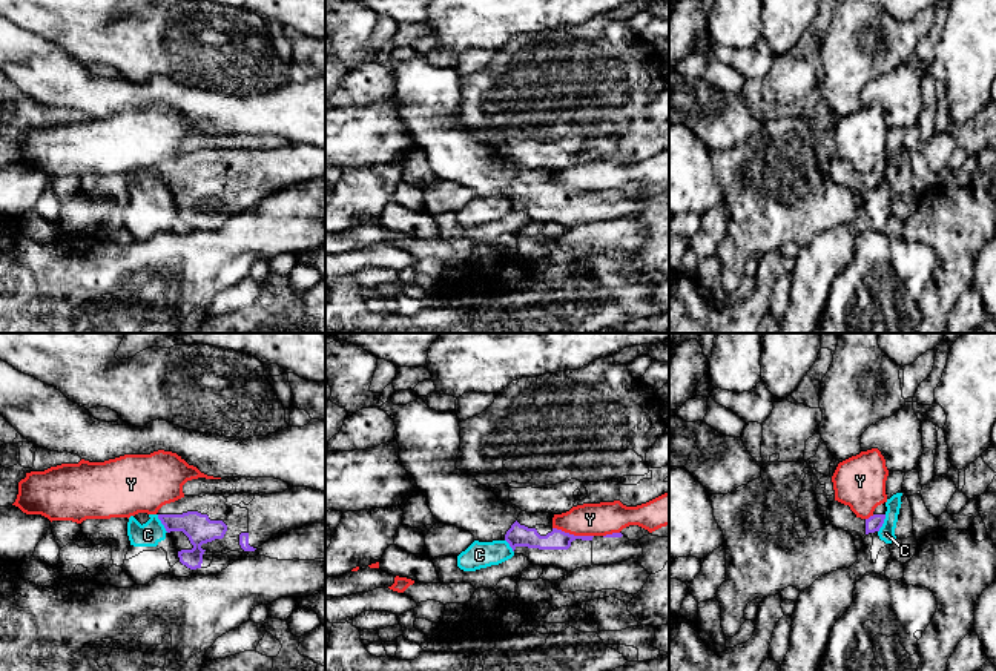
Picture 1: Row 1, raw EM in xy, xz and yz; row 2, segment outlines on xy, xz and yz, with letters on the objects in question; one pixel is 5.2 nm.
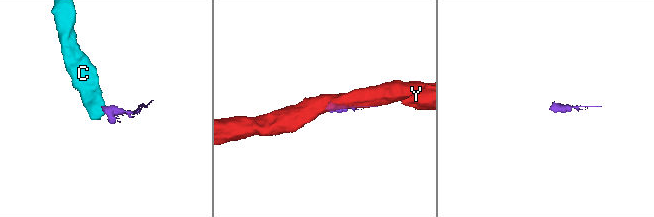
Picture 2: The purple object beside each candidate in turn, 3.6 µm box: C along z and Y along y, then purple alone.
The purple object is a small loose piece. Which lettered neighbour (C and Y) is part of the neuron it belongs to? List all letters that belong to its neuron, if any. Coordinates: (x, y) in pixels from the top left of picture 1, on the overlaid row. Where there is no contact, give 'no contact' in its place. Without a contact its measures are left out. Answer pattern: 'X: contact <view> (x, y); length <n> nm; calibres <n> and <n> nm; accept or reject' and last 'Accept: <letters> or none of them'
C: contact xy (161, 522); length 110 nm; calibres 150 and 130 nm; reject
Y: contact xz (573, 535); length 220 nm; calibres 110 and 180 nm; reject
Accept: none of them

